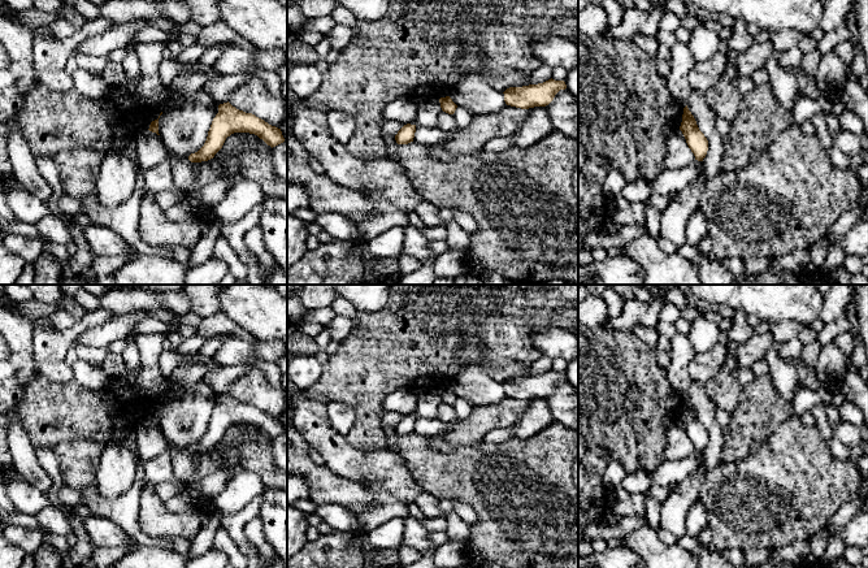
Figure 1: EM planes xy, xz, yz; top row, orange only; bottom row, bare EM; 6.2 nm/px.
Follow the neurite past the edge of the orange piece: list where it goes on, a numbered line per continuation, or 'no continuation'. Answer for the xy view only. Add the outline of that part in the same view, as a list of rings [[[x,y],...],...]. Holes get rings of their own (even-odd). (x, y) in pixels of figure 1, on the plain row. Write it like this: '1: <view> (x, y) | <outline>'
no continuation

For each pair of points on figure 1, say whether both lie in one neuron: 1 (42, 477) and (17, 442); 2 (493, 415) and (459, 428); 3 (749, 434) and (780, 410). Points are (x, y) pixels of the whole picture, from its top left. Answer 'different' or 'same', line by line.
1: same
2: same
3: same

